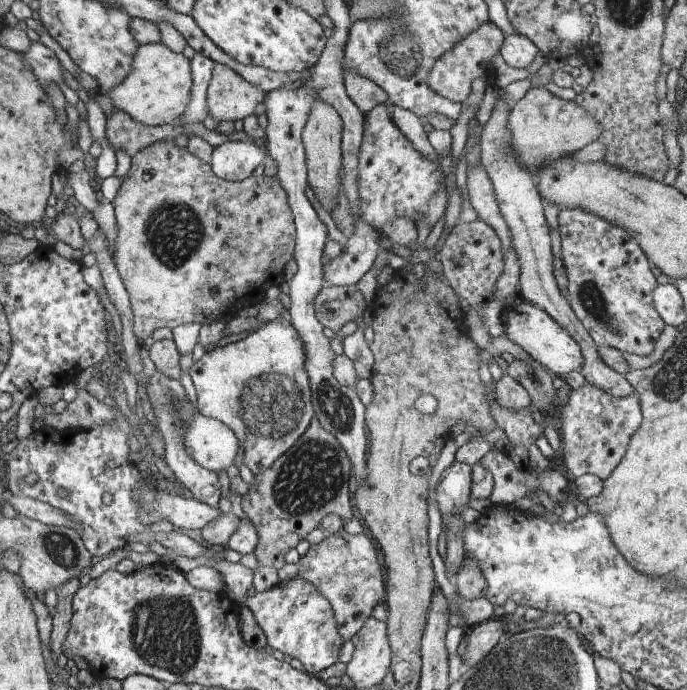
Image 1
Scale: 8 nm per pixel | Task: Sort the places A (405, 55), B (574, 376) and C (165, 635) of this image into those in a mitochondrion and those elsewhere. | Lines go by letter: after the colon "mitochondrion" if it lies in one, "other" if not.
A: mitochondrion
B: other
C: mitochondrion

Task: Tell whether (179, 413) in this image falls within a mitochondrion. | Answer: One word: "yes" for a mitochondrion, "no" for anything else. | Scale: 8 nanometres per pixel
yes

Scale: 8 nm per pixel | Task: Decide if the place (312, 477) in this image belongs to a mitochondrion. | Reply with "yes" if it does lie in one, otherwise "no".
yes

